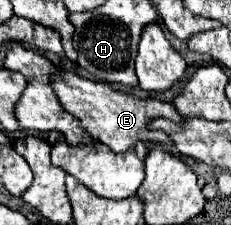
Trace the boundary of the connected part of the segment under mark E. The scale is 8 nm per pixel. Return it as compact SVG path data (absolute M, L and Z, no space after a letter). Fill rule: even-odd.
M61 72L59 76L55 76L53 88L55 88L55 94L61 100L63 108L81 122L81 128L93 140L109 146L113 152L125 152L131 146L135 146L139 140L169 142L165 133L149 129L149 122L153 118L167 118L177 124L183 124L183 118L179 116L179 112L175 110L173 104L159 102L153 98L135 98L135 96L123 94L119 90L113 90L109 84L91 82L73 72Z

